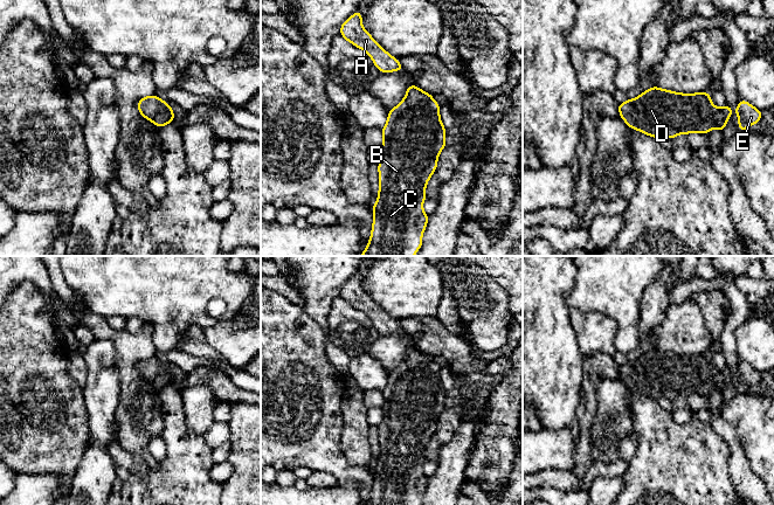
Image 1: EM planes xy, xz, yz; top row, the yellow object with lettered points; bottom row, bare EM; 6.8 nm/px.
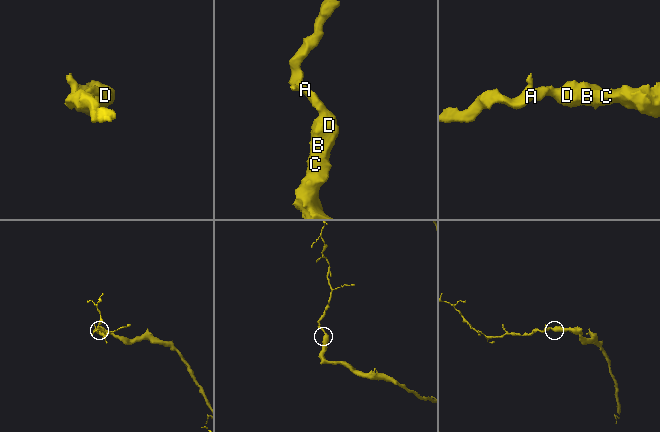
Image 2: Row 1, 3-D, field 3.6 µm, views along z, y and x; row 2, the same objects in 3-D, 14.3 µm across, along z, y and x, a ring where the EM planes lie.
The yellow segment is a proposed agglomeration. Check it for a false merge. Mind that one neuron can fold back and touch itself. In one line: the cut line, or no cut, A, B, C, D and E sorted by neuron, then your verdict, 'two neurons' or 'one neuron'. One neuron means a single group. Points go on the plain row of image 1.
no cut; A B C D E; one neuron

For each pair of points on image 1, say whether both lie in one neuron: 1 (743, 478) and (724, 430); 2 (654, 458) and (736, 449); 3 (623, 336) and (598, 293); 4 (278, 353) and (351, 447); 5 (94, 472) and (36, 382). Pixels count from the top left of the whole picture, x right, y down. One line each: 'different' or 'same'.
1: same
2: different
3: same
4: different
5: different

